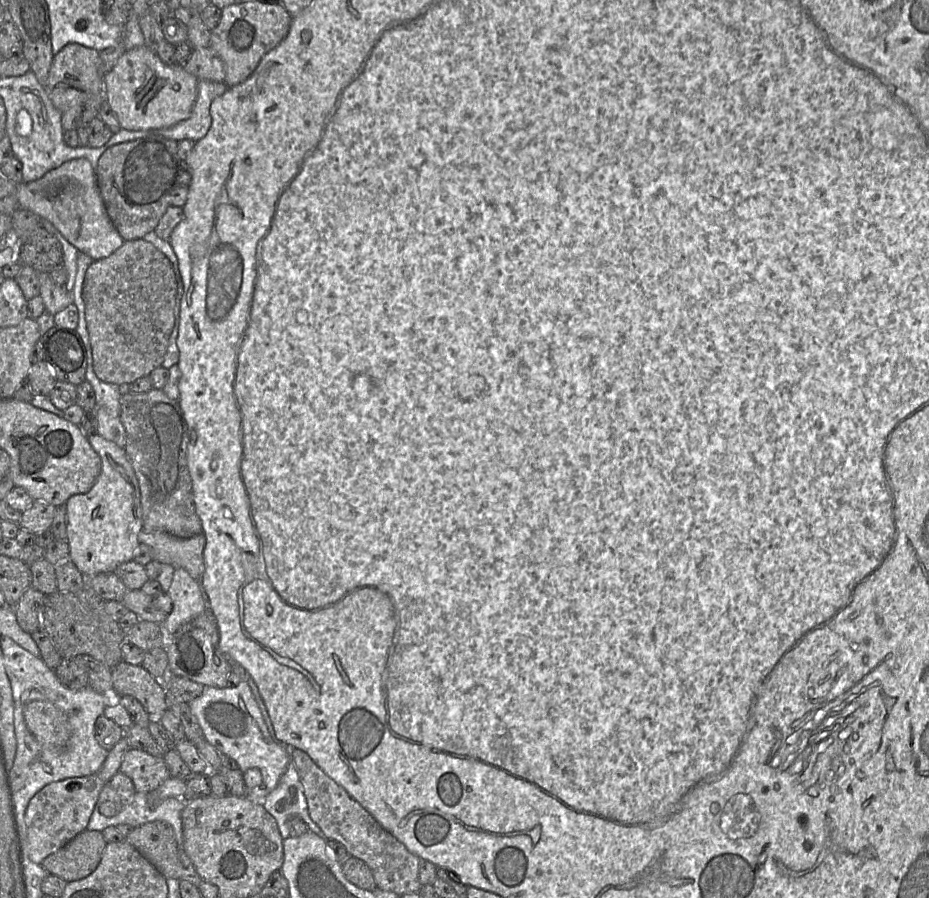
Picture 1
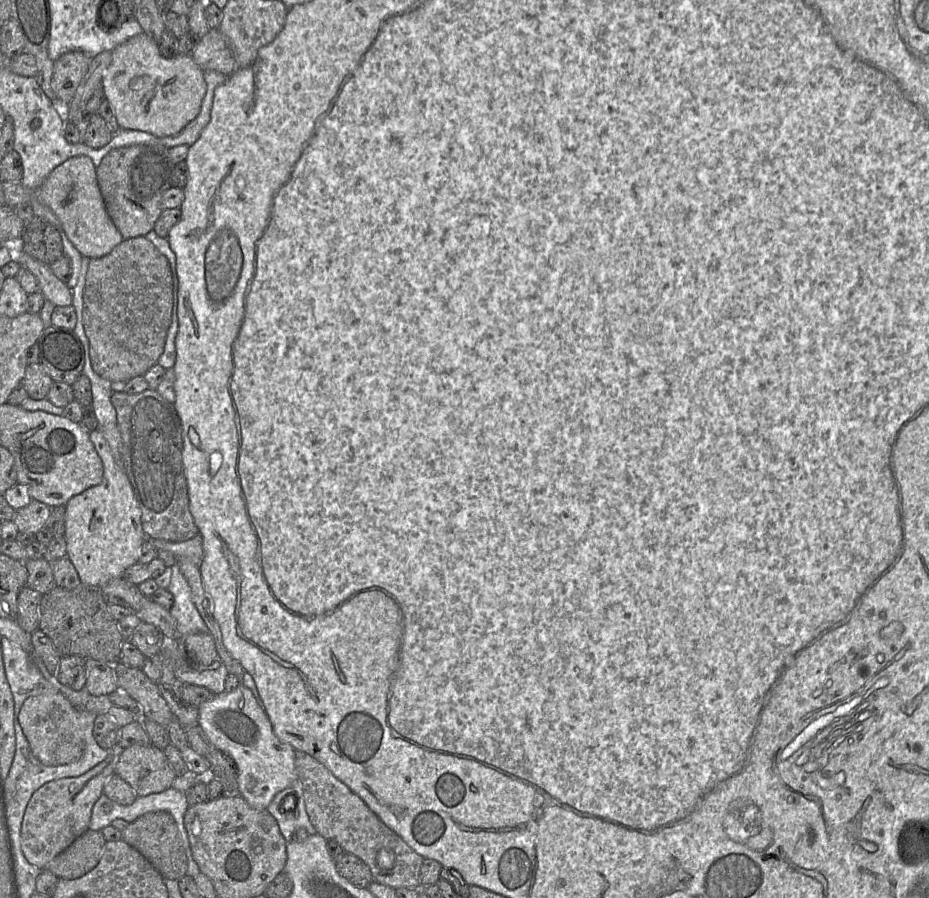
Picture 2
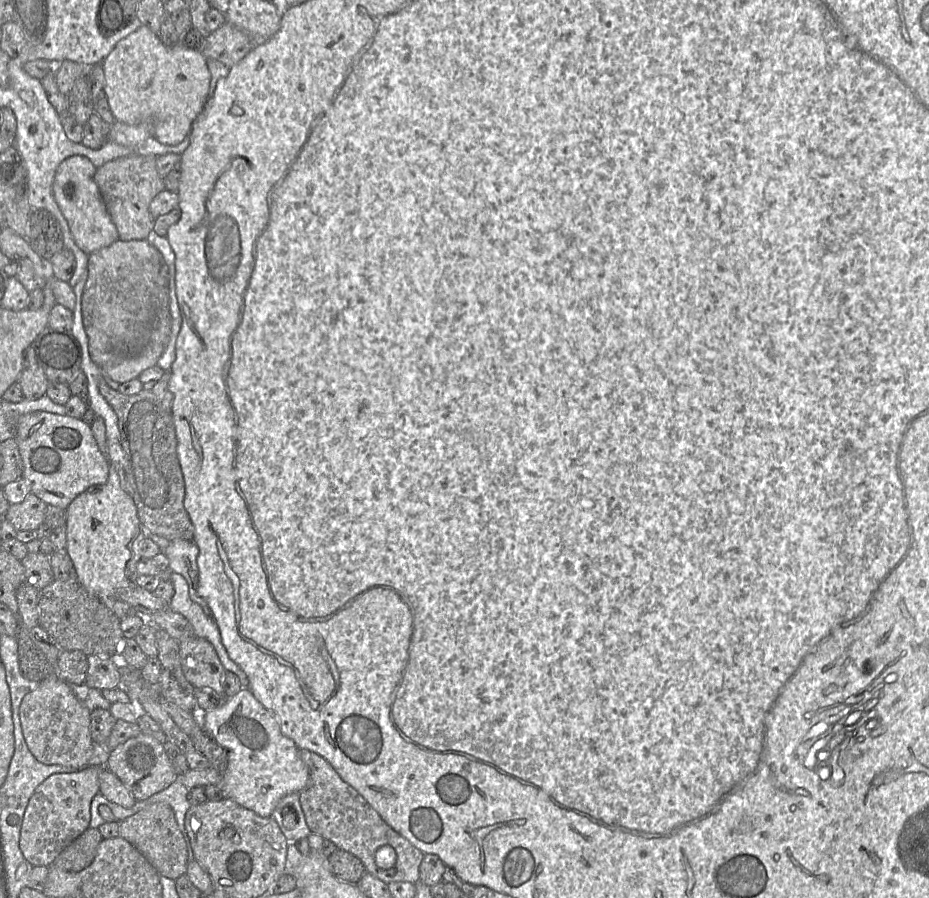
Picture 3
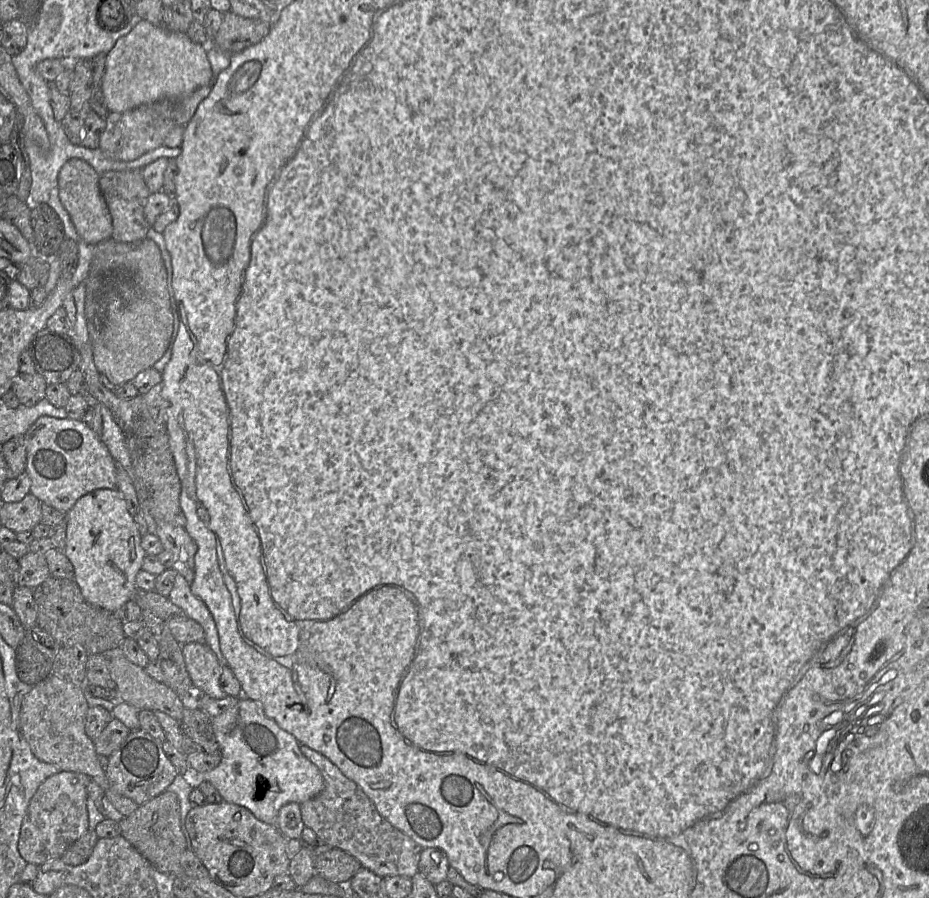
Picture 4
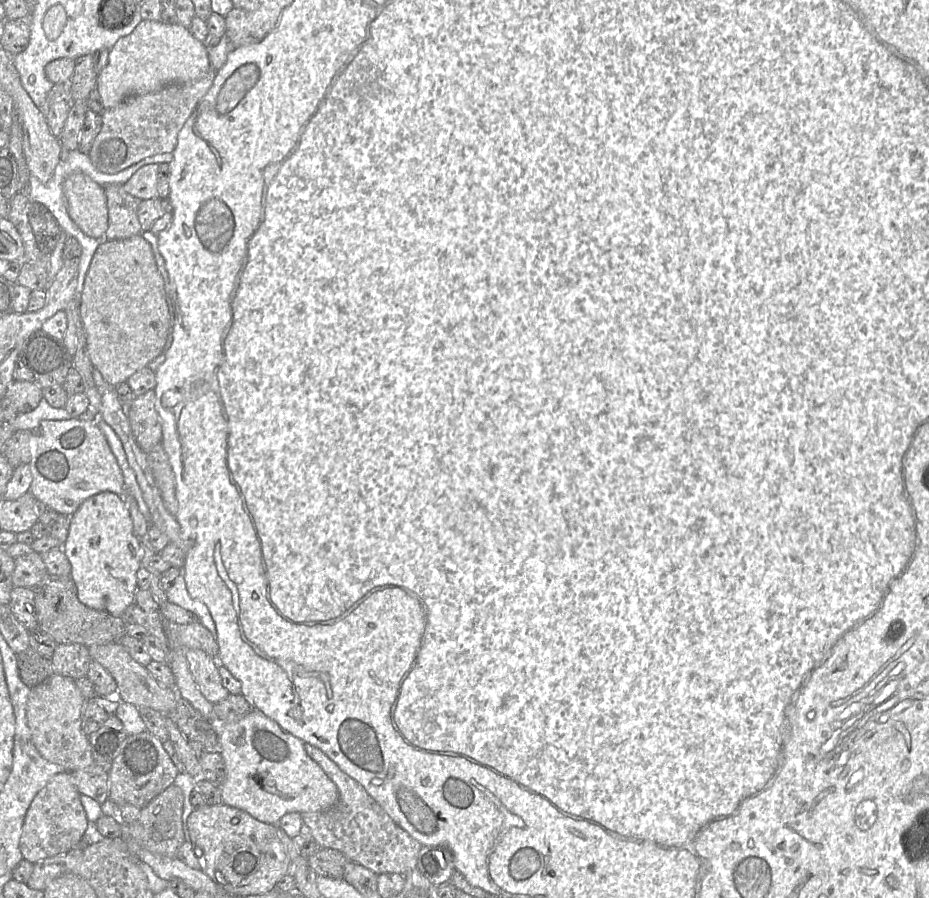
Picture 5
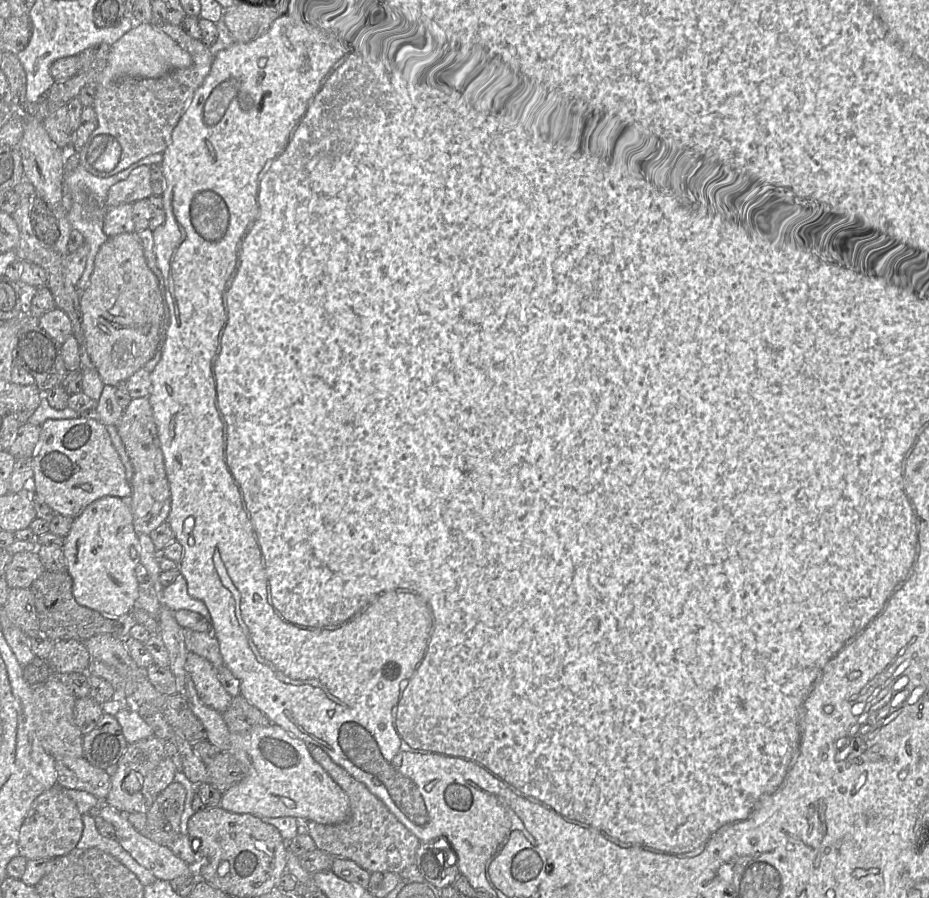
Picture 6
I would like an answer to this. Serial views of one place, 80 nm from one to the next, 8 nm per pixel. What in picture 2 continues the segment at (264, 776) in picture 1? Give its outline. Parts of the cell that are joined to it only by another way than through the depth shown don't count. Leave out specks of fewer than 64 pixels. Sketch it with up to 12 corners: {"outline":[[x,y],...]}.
{"outline":[[253,692],[198,705],[198,725],[237,767],[256,809],[298,779]]}

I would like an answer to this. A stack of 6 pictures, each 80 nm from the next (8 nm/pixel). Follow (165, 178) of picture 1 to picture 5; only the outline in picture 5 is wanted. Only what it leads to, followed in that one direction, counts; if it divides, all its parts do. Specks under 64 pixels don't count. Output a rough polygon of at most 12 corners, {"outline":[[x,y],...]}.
{"outline":[[122,185],[104,187],[108,209],[106,240],[142,232],[141,199]]}

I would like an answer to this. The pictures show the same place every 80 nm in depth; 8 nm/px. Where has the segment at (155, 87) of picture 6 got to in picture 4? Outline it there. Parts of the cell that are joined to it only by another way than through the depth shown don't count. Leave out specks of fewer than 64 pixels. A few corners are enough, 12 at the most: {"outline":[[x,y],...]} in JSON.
{"outline":[[213,85],[109,112],[99,149],[133,161],[186,126]]}

